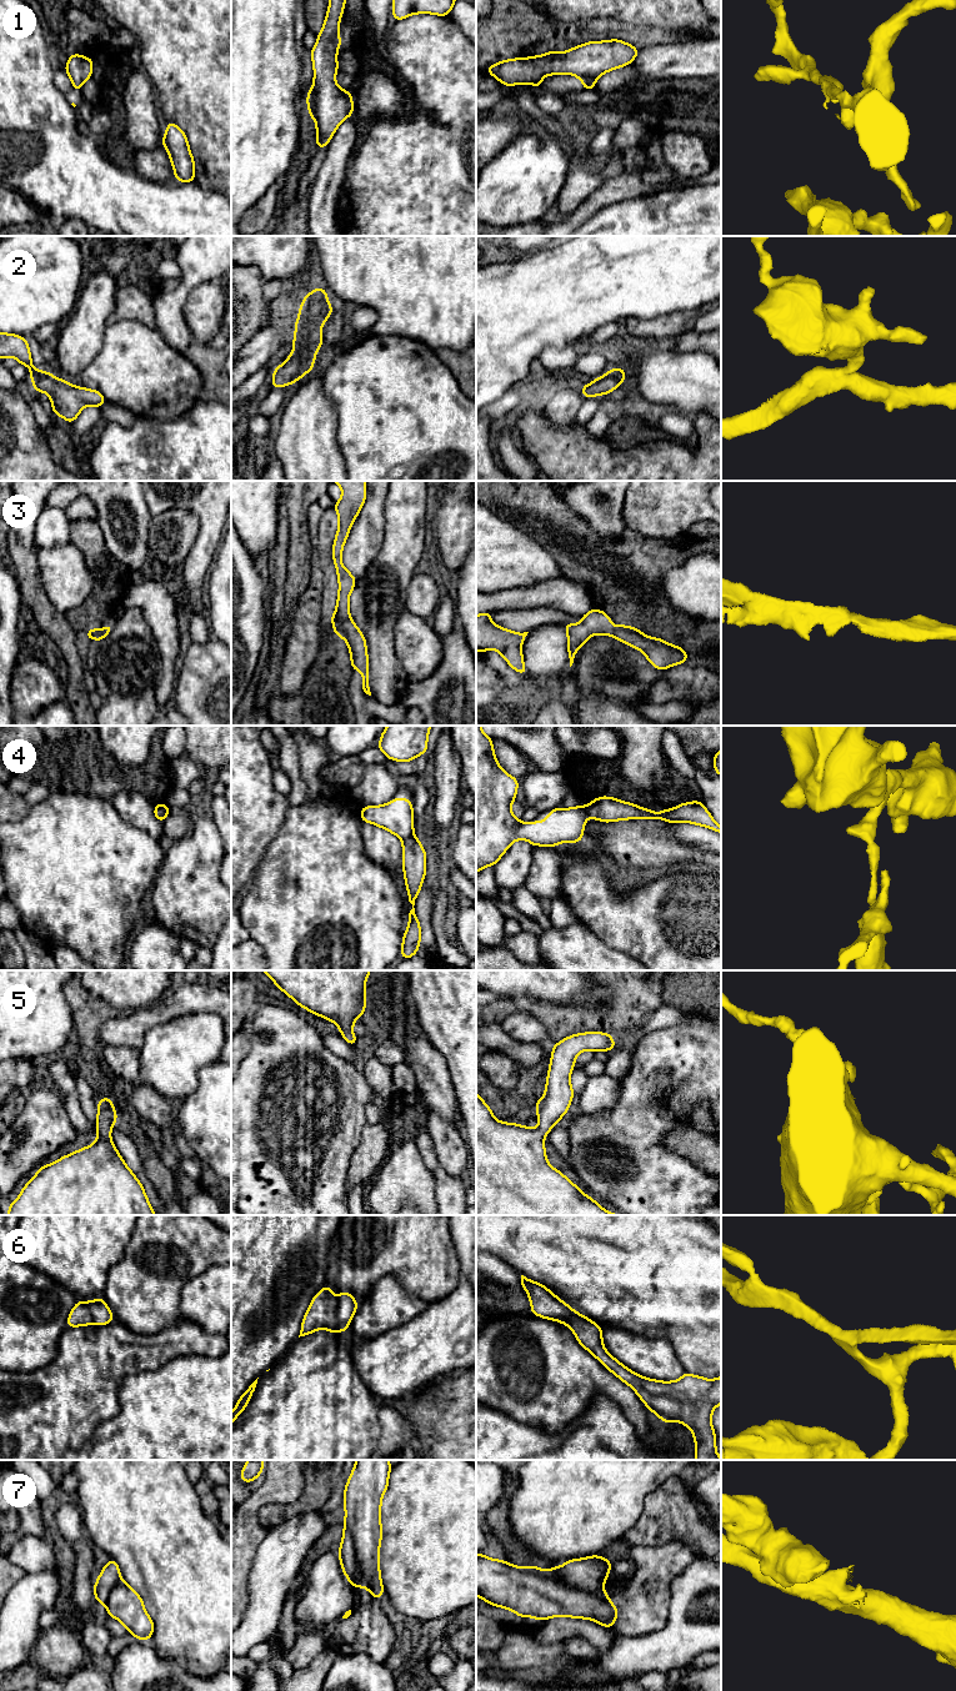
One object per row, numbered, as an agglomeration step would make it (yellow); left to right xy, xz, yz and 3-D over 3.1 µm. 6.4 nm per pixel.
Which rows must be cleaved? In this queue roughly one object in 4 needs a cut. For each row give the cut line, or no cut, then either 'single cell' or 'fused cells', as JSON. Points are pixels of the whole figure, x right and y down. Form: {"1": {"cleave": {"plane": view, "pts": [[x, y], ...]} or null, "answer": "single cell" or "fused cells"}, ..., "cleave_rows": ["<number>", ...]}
{"1": {"cleave": null, "answer": "single cell"}, "2": {"cleave": null, "answer": "single cell"}, "3": {"cleave": null, "answer": "single cell"}, "4": {"cleave": {"plane": "xz", "pts": [[413, 834], [403, 841]]}, "answer": "fused cells"}, "5": {"cleave": null, "answer": "single cell"}, "6": {"cleave": null, "answer": "single cell"}, "7": {"cleave": {"plane": "xz", "pts": [[344, 1525], [354, 1545], [360, 1574], [359, 1586]]}, "answer": "fused cells"}, "cleave_rows": ["4", "7"]}

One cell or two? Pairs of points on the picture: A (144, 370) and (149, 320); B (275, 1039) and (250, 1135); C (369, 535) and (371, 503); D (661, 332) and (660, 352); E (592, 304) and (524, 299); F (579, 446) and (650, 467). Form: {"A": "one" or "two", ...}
{"A": "two", "B": "one", "C": "one", "D": "two", "E": "one", "F": "one"}

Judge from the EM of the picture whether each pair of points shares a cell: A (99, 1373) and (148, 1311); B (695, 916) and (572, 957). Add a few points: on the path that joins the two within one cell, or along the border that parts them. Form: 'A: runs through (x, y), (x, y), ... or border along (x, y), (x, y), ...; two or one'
A: border along (114, 1319), (136, 1333), (155, 1334), (160, 1330); two
B: border along (586, 926), (611, 947), (634, 957); two

